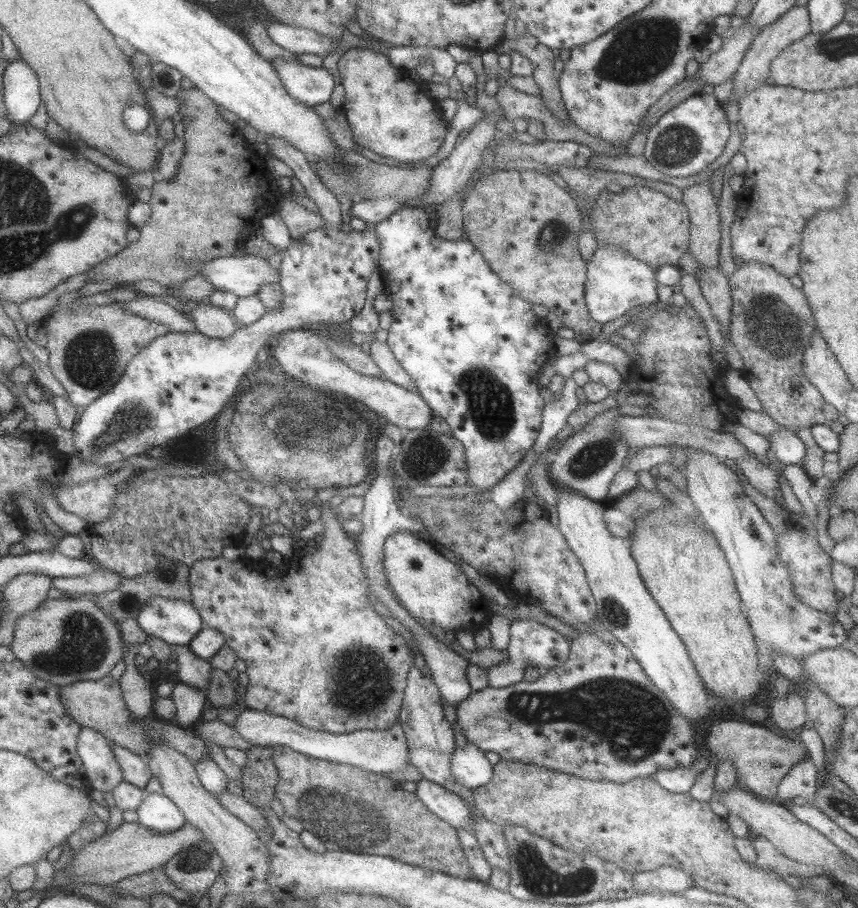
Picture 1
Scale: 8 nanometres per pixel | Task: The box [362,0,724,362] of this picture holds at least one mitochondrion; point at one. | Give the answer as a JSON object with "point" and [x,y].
{"point":[641,50]}

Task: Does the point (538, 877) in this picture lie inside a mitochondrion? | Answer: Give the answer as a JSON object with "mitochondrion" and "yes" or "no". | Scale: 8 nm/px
{"mitochondrion":"yes"}

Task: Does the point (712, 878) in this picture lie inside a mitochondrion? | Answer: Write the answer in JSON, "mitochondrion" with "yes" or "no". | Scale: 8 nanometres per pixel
{"mitochondrion":"no"}

